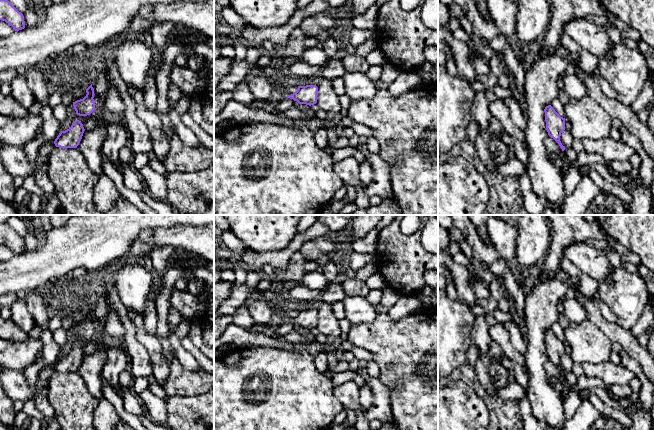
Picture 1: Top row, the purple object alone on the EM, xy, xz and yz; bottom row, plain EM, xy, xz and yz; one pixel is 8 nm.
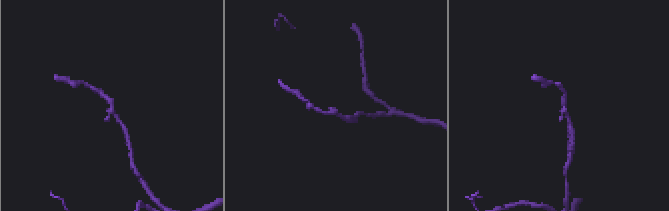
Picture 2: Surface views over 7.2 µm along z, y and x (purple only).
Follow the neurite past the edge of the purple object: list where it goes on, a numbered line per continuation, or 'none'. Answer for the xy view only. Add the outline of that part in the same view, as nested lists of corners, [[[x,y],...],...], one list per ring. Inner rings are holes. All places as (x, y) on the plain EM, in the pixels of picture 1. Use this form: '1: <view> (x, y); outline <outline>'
none

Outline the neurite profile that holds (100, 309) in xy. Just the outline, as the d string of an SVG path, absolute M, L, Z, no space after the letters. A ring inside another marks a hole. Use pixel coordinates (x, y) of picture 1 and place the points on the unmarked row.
M105 295L100 296L92 311L99 323L101 332L97 334L98 350L93 354L85 354L82 363L77 370L77 373L83 379L89 393L95 397L99 402L104 399L104 387L102 383L102 371L107 359L107 347L98 339L105 331L106 317L108 316L109 309L107 307L107 299Z

